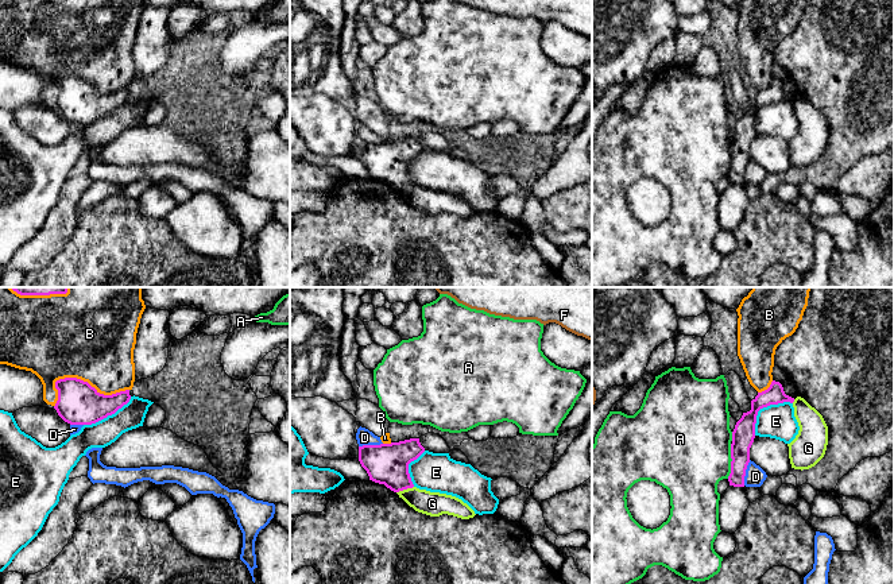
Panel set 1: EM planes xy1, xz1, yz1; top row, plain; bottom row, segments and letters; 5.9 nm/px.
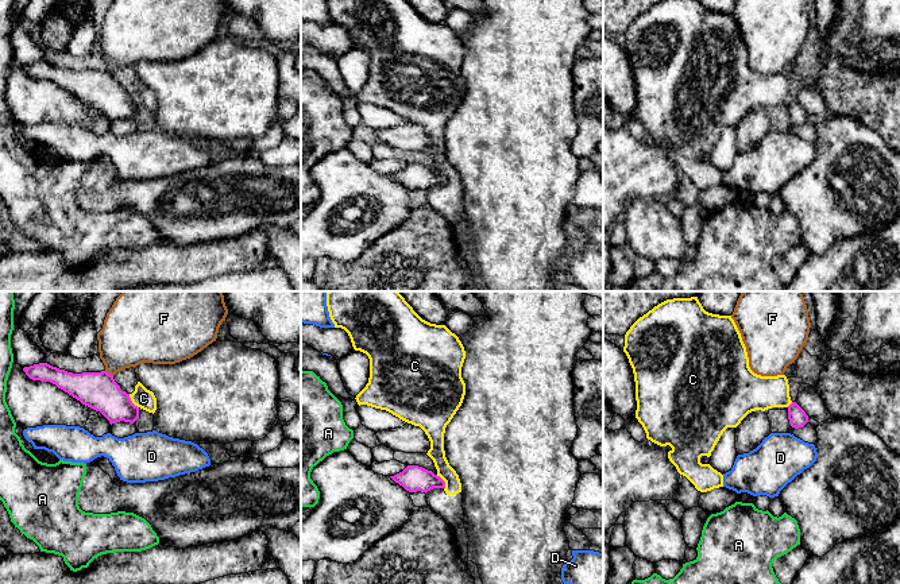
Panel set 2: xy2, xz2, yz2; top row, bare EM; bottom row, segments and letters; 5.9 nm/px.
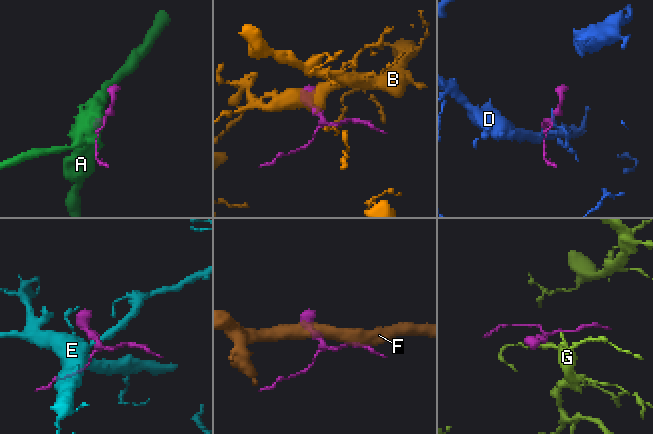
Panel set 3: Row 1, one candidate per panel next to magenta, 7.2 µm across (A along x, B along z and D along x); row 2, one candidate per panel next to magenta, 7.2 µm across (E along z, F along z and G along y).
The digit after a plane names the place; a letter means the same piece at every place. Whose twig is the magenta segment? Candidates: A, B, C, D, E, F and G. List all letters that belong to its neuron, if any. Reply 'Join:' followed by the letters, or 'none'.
Join: G

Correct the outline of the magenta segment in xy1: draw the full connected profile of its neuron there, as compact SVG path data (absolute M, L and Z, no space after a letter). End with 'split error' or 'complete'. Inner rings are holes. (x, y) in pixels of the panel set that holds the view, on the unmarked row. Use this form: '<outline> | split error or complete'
M65 76L55 80L58 113L70 123L92 123L115 112L131 97L129 88L112 93L100 92L88 80Z | complete

